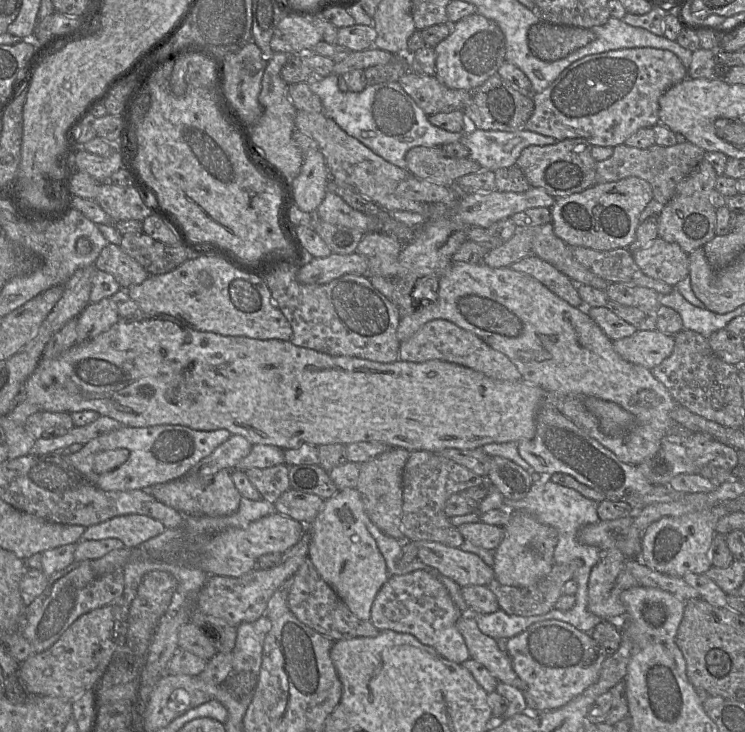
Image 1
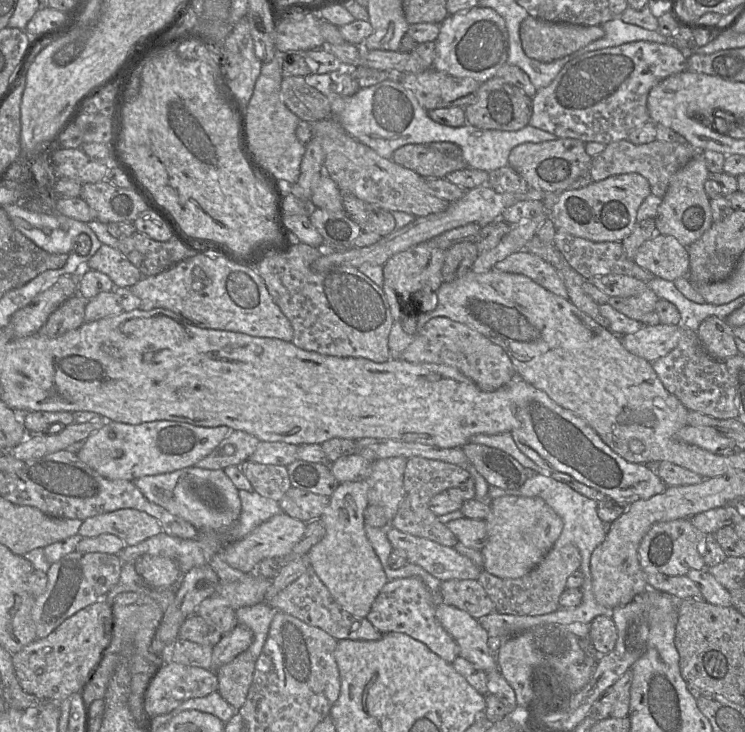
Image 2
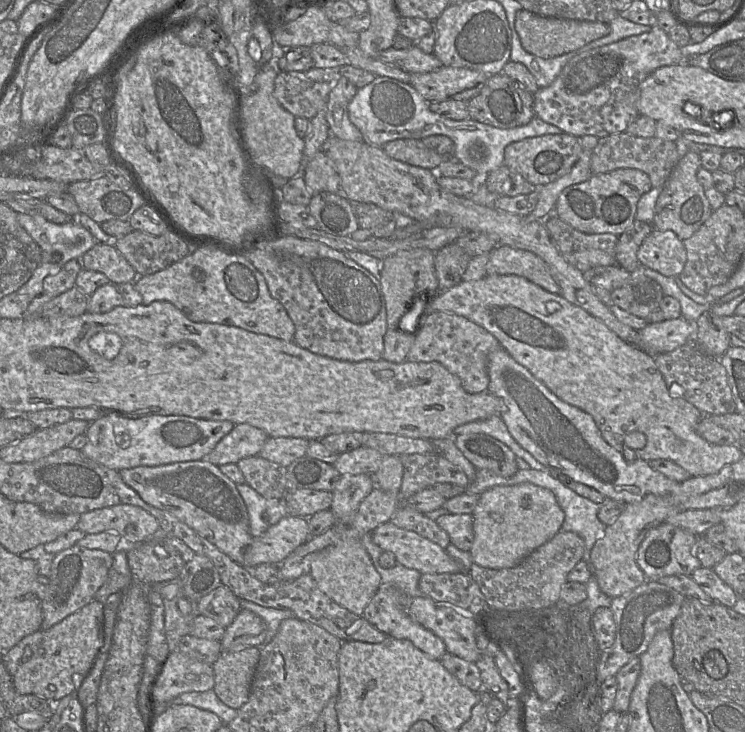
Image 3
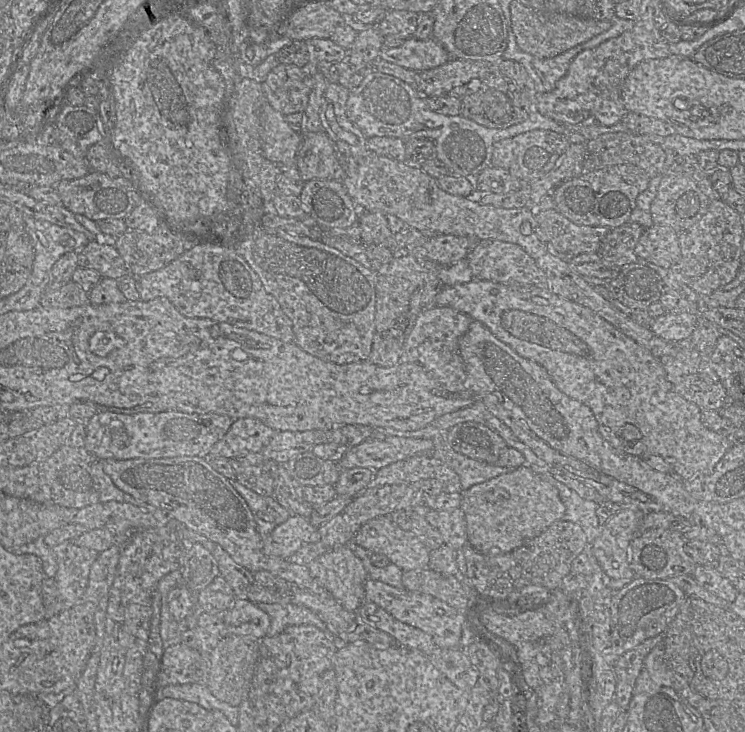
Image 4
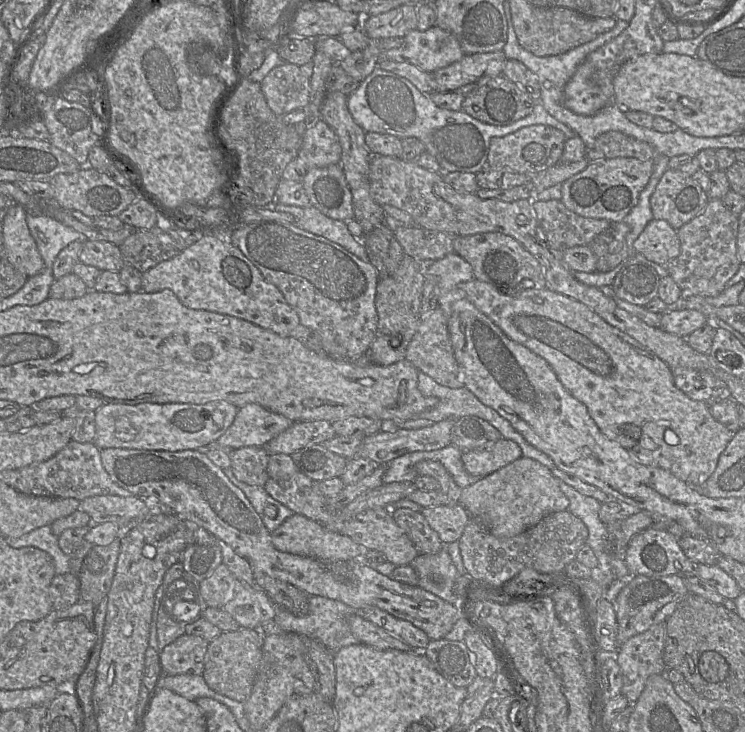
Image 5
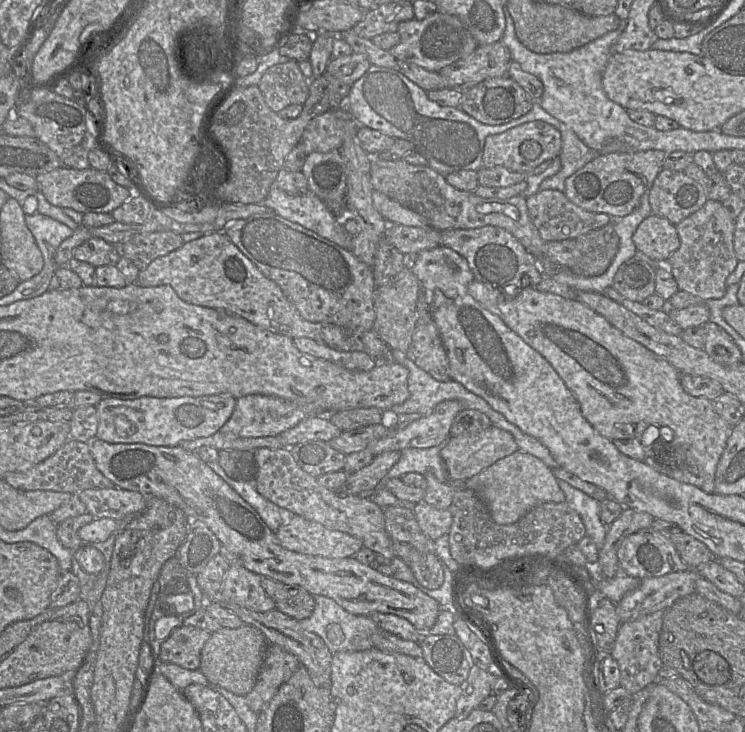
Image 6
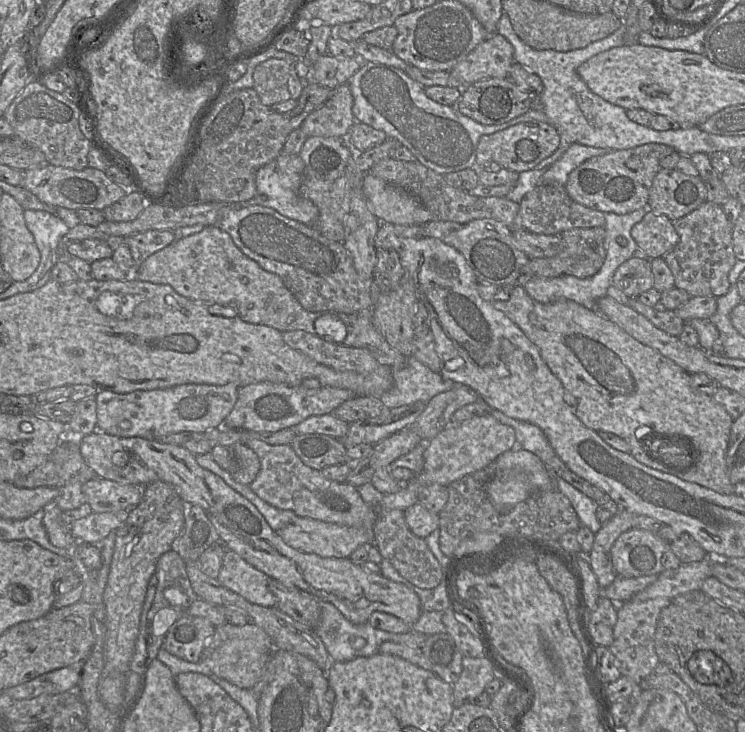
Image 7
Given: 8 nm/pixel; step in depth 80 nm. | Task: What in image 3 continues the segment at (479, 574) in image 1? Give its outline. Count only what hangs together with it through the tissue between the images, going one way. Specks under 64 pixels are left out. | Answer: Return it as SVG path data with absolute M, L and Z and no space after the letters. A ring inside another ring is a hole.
M390 521L371 532L372 541L383 552L394 554L398 564L421 574L456 574L466 572L445 549L429 539L395 526Z

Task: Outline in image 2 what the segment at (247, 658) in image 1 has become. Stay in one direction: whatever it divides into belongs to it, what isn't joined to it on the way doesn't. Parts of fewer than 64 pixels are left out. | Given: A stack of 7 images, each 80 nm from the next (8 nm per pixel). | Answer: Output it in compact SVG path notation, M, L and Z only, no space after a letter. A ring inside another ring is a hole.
M267 602L241 607L236 611L238 624L246 626L253 633L253 642L246 651L249 651L255 660L258 659L262 652L271 622L277 612Z

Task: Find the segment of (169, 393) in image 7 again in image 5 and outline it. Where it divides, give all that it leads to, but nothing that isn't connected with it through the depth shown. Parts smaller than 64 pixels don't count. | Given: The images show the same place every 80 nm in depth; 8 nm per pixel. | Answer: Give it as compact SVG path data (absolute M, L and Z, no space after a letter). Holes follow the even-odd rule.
M226 401L205 404L104 403L95 411L96 433L93 444L105 448L130 448L155 451L204 450L215 443L231 426L238 408Z

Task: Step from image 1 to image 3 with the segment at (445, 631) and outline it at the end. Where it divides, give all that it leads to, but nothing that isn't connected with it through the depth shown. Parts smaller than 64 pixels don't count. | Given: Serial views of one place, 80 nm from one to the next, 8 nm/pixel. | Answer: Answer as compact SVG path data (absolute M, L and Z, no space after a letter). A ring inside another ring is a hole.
M381 584L364 609L362 617L376 629L383 632L387 637L409 640L414 646L431 658L440 660L440 658L447 652L445 643L432 631L426 629L409 616L407 608L408 599L411 598L414 597L407 597L395 586Z

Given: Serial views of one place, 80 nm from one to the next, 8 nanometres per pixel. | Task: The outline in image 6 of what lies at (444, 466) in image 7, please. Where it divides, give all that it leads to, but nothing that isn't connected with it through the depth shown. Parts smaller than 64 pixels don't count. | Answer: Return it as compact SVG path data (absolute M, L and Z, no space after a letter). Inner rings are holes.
M492 425L478 433L450 437L442 445L440 454L448 471L449 483L463 483L518 449L514 437L509 432Z

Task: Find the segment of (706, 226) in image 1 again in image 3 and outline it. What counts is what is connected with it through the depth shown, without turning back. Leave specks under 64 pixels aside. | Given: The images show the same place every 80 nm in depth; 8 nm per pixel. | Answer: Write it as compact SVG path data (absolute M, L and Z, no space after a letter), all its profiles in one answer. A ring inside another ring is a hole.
M688 151L680 157L666 183L662 187L654 209L653 228L673 231L679 239L690 238L712 213L704 188L697 180L697 171L701 167L700 154Z

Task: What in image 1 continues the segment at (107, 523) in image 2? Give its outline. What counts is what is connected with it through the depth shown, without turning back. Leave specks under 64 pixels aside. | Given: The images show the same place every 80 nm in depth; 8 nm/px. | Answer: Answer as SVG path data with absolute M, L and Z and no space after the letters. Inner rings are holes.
M128 514L111 518L107 521L89 526L85 529L82 539L103 540L114 538L122 541L127 548L137 548L143 542L162 534L166 527L158 520L139 514Z

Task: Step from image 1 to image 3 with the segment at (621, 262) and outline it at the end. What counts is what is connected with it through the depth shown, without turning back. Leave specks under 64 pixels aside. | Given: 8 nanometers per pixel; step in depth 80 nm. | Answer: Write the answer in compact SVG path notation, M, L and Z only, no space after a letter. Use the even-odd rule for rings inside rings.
M556 215L547 220L546 228L562 256L581 272L597 266L617 265L615 248L618 236L583 233Z

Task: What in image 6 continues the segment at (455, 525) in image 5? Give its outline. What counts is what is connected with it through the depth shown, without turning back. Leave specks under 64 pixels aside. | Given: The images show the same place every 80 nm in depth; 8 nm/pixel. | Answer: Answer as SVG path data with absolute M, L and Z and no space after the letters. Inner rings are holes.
M422 500L415 504L413 512L422 532L431 540L449 533L452 514L448 509L436 509Z

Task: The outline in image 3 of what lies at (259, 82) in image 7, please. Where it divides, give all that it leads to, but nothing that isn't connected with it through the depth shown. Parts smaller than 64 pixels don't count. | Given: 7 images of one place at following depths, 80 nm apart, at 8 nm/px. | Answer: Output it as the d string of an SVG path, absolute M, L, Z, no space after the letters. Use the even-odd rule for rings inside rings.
M280 71L275 78L273 94L280 105L295 117L311 119L319 111L325 110L326 114L326 103L330 90L330 83L314 82L308 79L303 72Z

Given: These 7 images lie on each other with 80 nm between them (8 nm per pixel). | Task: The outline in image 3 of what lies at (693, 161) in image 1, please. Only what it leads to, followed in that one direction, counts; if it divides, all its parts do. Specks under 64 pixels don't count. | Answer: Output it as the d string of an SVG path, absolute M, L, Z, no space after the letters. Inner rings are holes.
M621 132L599 138L596 147L591 152L591 172L592 175L598 175L617 169L638 169L649 176L653 188L662 188L679 159L679 149L674 141L655 136L642 138Z

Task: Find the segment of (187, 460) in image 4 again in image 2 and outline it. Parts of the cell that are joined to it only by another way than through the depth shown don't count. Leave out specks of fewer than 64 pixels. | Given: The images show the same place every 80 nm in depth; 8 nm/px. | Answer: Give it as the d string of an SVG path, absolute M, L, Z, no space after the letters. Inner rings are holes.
M192 466L169 473L143 476L134 481L135 486L152 503L191 523L199 531L221 532L231 527L241 513L238 489L222 469L209 470Z

